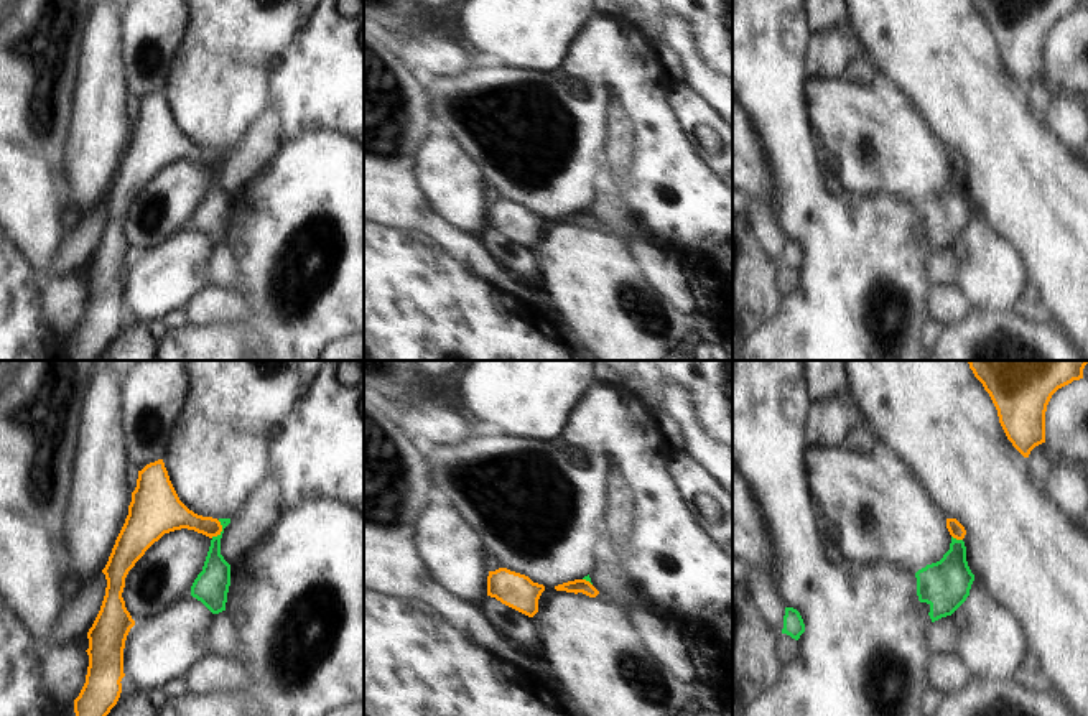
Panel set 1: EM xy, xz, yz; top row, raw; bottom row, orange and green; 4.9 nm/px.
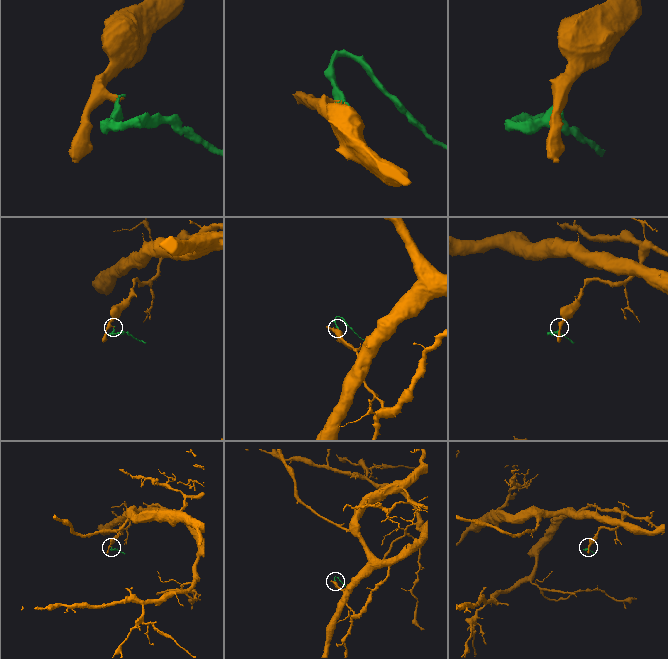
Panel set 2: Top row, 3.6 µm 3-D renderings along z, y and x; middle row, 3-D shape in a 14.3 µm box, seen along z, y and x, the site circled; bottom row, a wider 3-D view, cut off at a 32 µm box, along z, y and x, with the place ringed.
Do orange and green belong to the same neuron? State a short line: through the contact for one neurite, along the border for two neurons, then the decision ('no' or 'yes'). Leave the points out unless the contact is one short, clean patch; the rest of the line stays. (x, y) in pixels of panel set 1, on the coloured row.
line xy (219, 520), (221, 530), (211, 537); no

